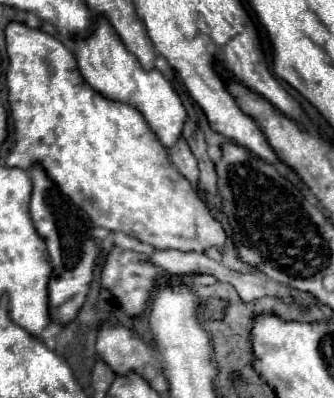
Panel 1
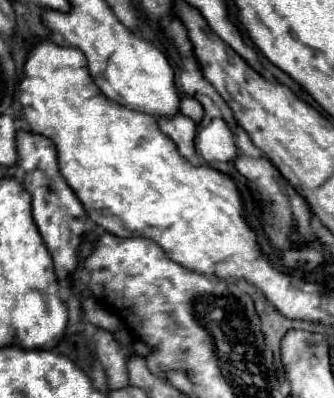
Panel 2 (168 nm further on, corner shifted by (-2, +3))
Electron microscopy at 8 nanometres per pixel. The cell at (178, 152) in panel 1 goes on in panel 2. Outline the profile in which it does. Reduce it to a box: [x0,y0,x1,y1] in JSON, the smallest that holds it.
[156,111,196,159]

